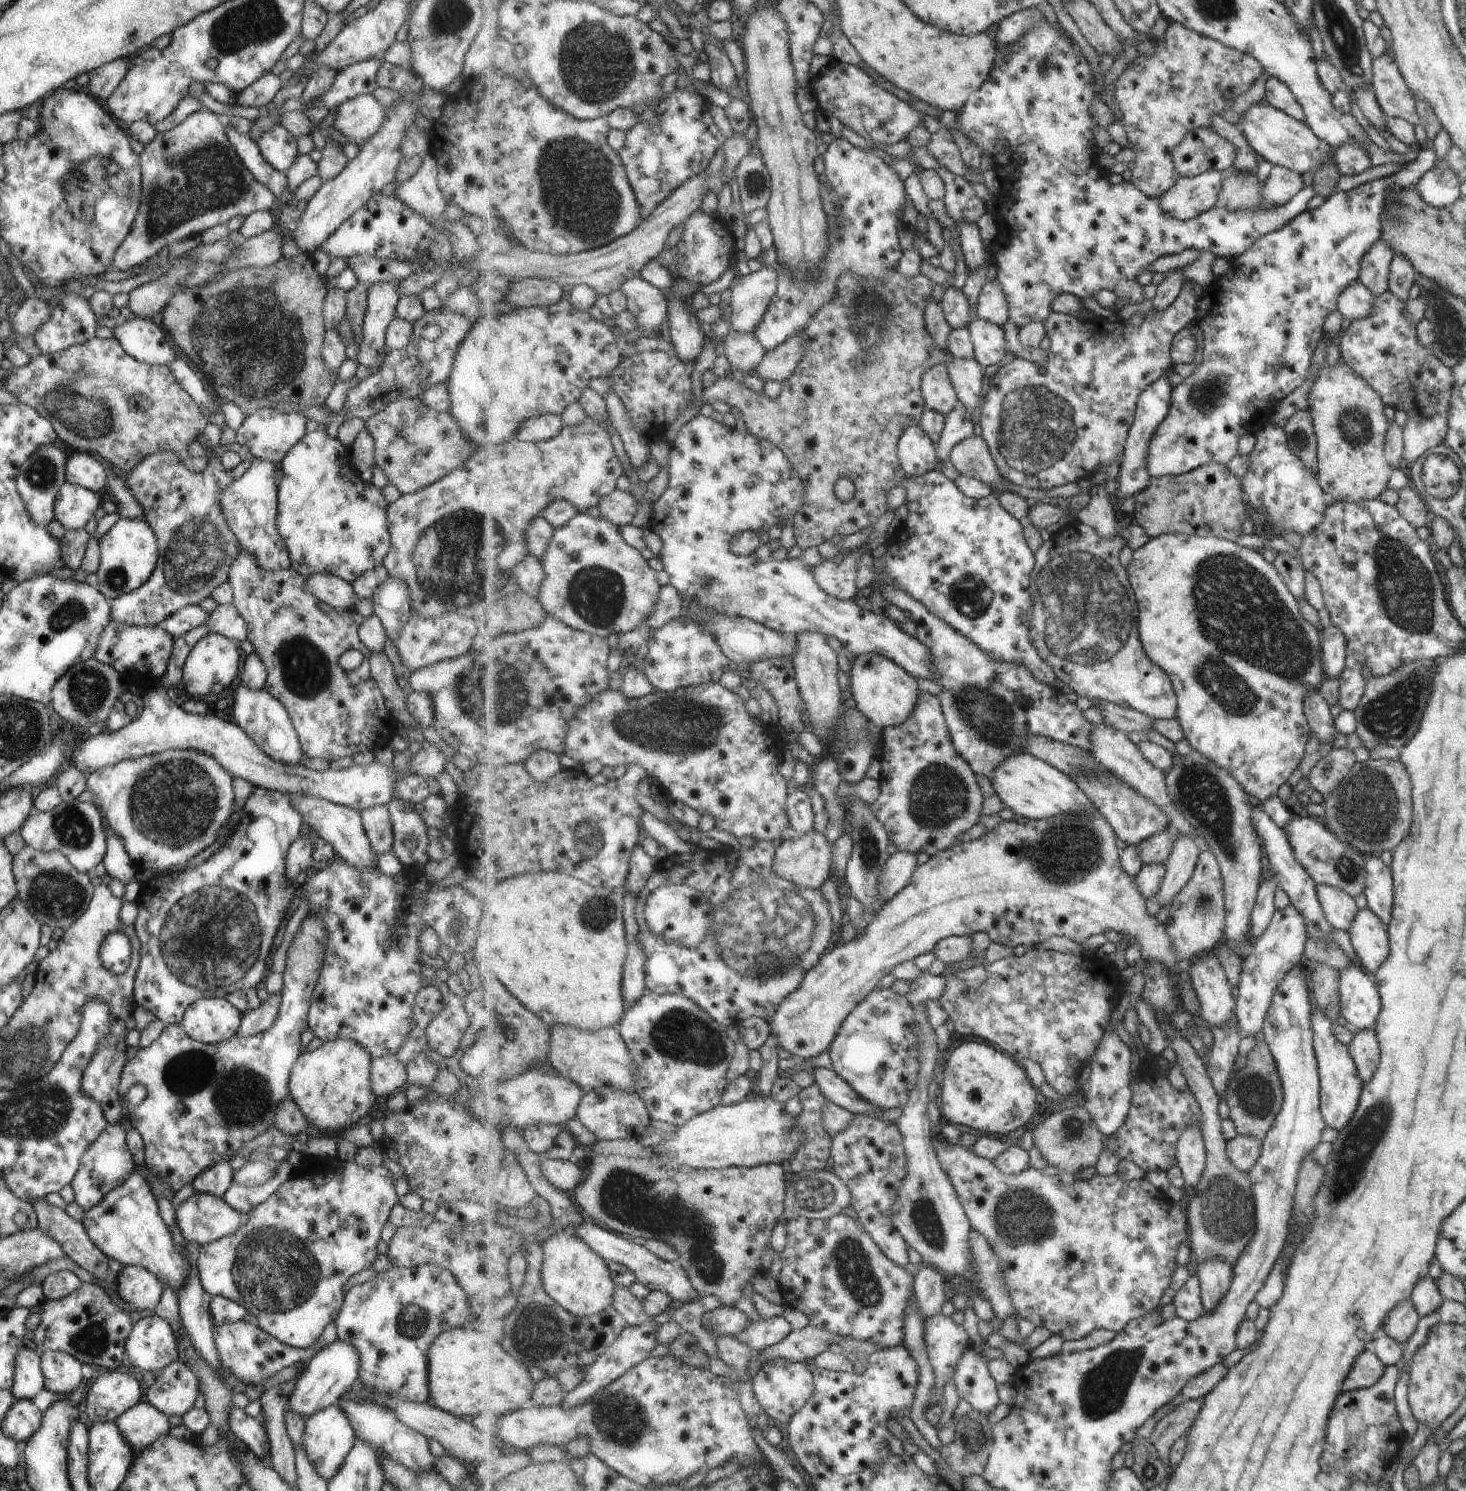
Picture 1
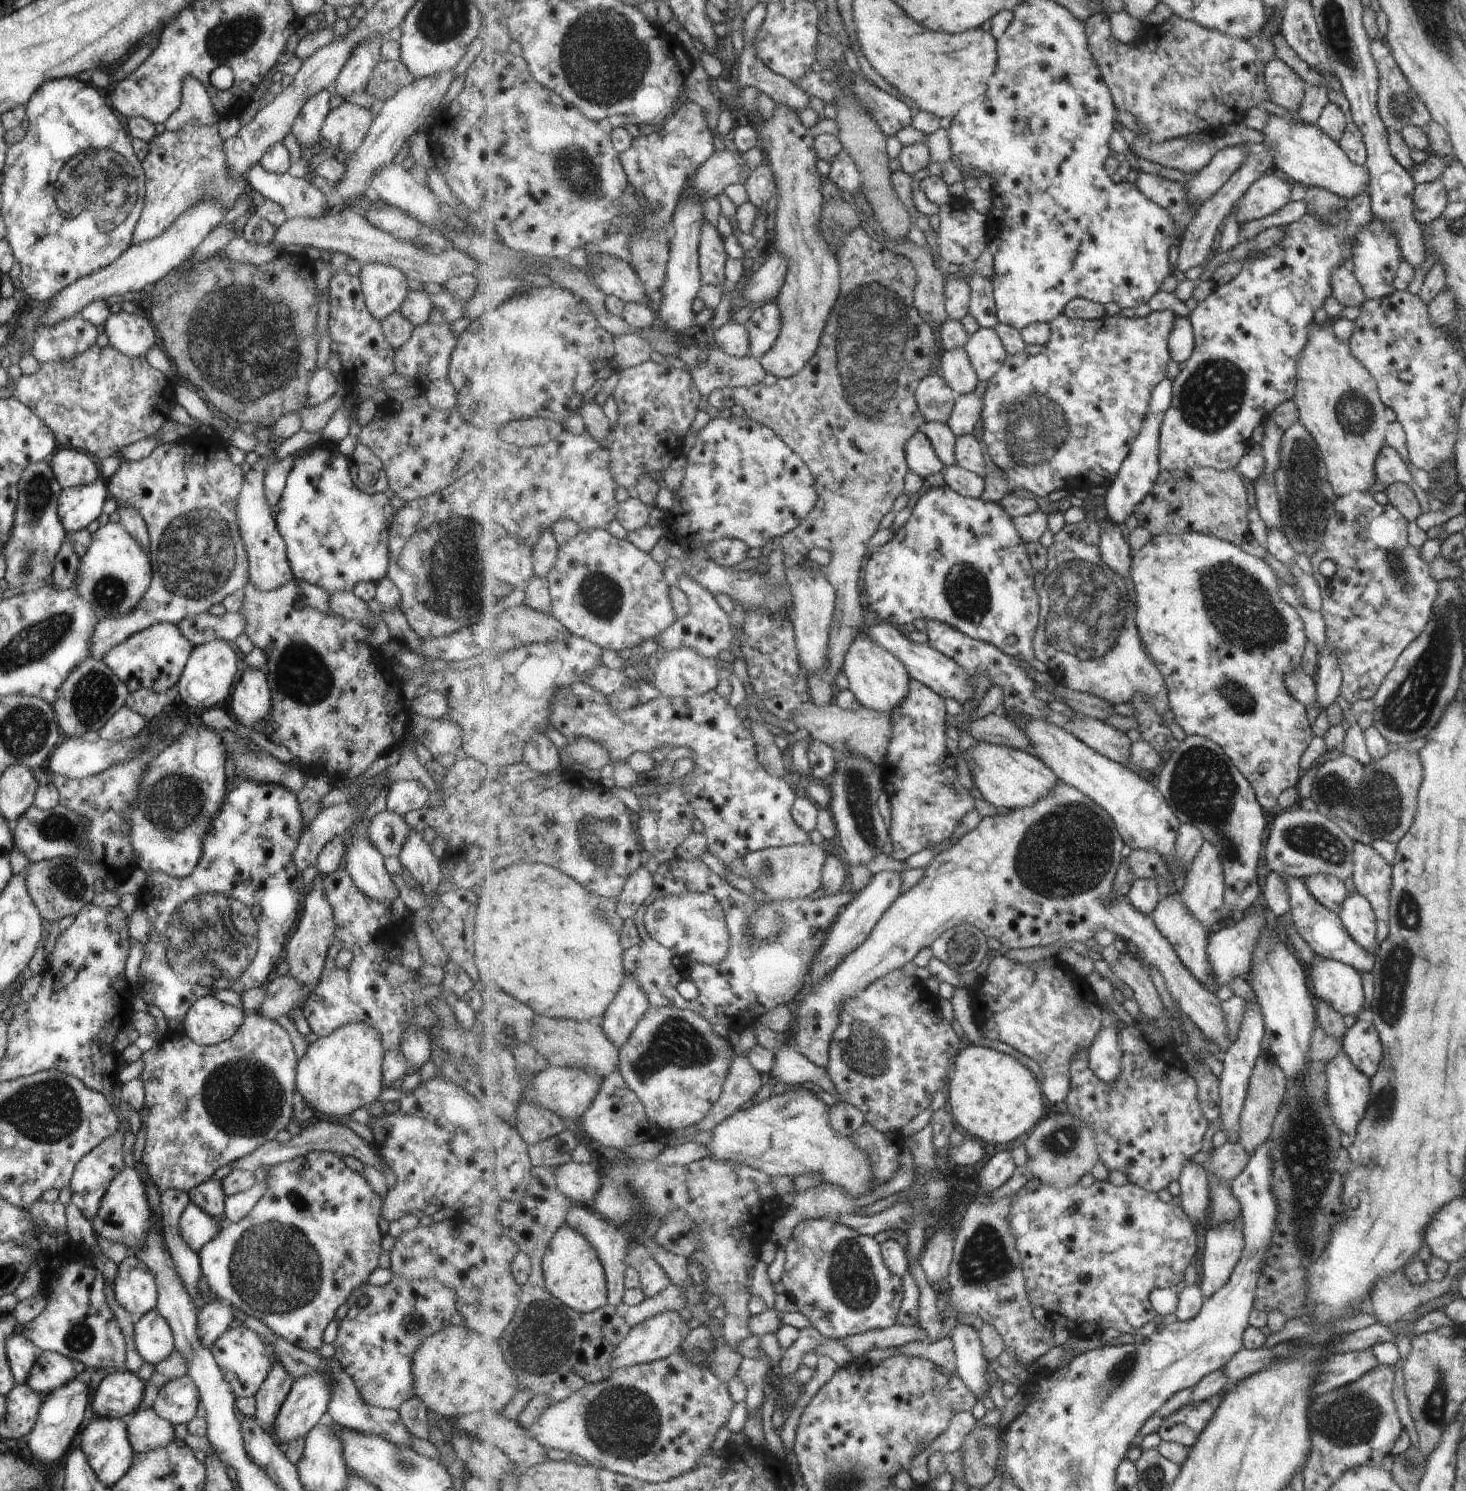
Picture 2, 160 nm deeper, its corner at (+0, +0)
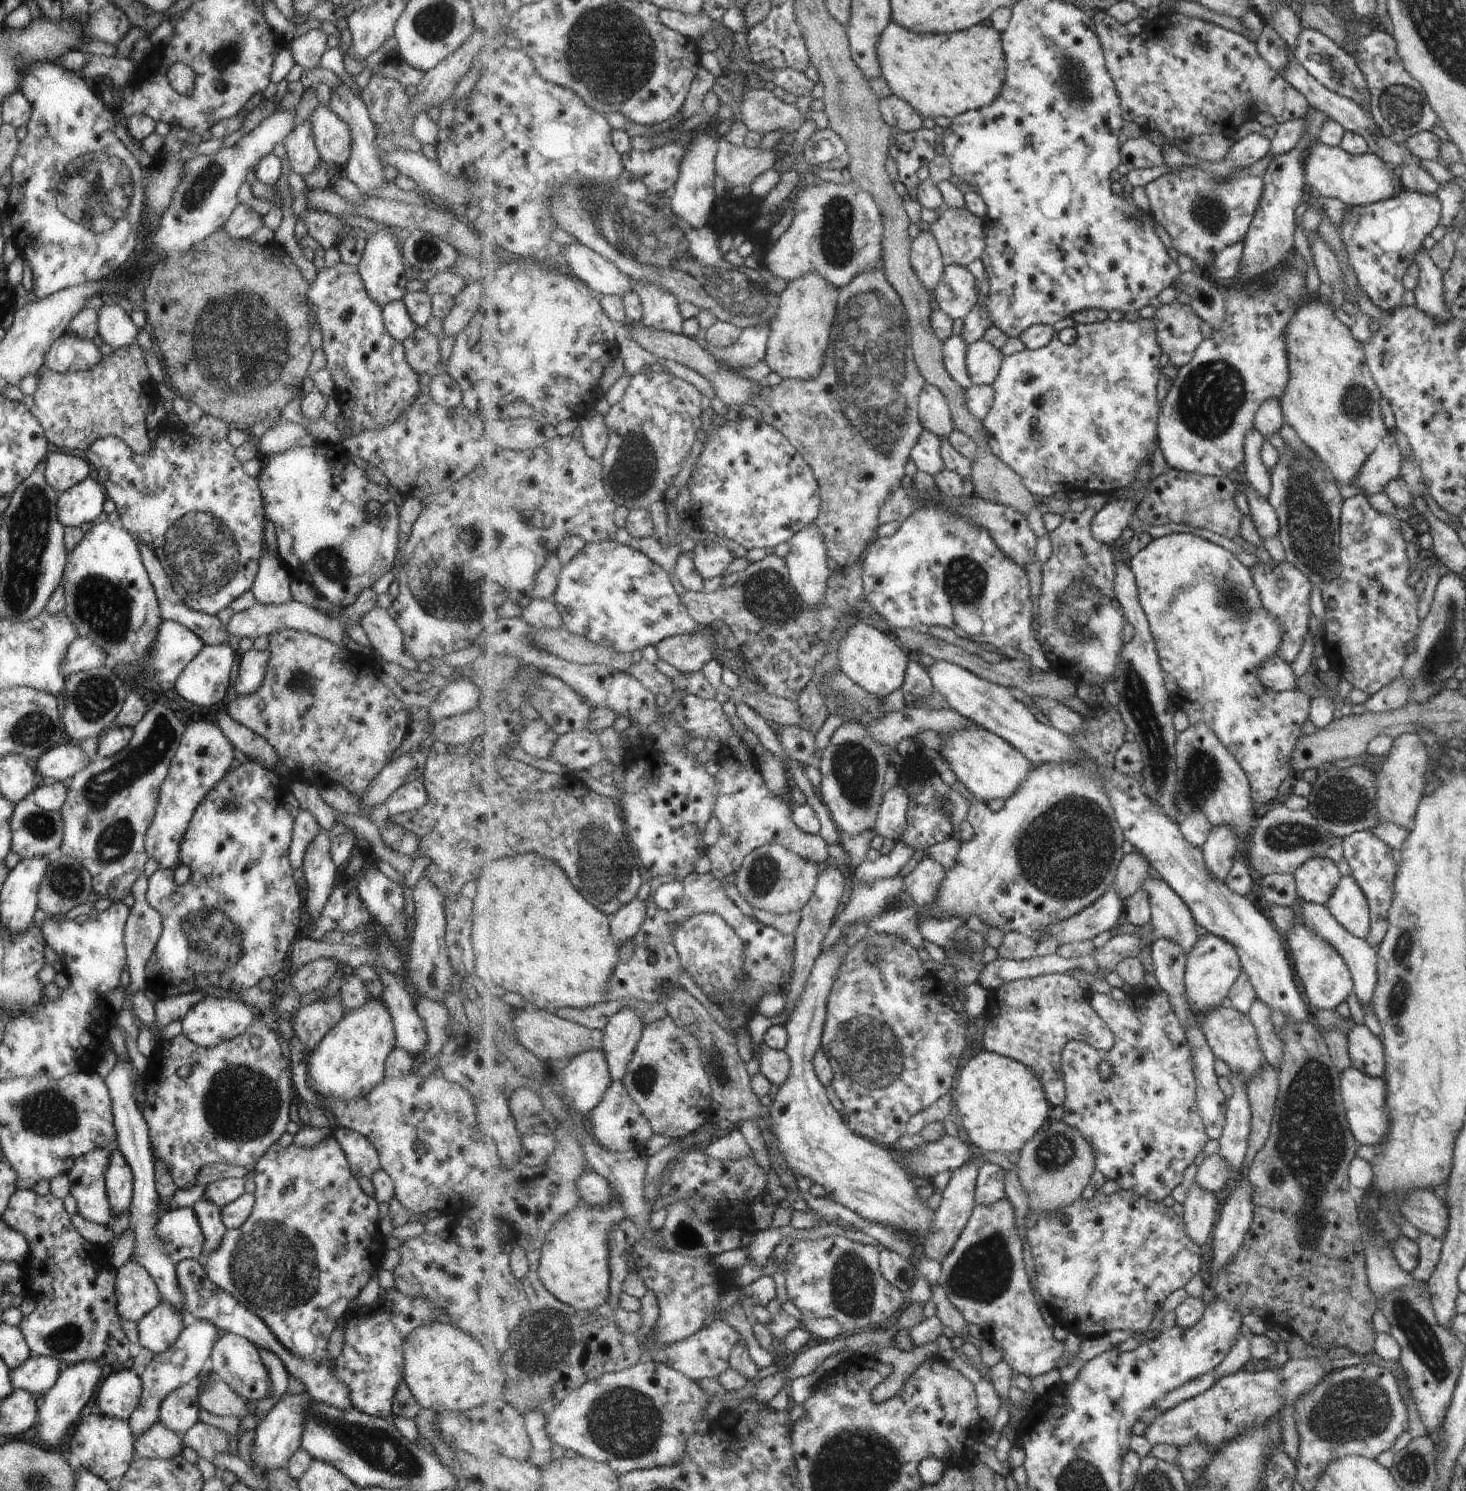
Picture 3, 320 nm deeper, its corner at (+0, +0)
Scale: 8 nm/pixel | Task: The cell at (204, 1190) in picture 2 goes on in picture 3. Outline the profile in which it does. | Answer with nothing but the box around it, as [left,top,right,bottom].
[191,1198,226,1255]

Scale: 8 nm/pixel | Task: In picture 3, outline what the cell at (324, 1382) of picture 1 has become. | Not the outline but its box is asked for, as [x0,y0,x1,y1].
[249,1394,311,1474]

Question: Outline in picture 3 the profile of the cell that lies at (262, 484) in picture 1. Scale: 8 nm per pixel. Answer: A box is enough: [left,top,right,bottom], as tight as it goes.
[250,552,293,605]

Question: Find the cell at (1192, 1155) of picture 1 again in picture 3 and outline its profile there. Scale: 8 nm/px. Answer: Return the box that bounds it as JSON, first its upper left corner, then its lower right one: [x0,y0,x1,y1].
[1183,1182,1219,1245]

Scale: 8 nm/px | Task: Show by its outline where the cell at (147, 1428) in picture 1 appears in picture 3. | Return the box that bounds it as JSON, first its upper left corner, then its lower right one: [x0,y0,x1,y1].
[132,1421,183,1459]

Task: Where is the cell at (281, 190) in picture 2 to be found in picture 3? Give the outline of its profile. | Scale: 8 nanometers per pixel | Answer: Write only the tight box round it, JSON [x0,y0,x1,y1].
[300,208,346,250]

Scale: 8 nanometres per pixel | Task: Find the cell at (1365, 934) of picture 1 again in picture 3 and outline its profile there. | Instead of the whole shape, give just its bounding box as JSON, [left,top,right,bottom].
[1324,875,1370,940]

